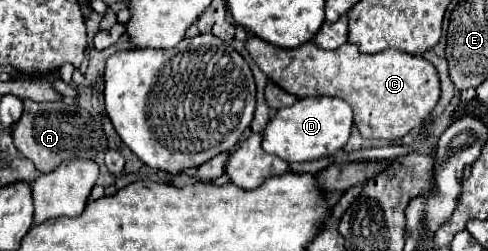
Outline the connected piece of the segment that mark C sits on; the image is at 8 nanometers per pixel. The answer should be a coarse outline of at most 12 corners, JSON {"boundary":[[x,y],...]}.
{"boundary":[[313,42],[247,50],[289,94],[337,96],[359,134],[401,140],[433,112],[439,76],[401,50]]}

